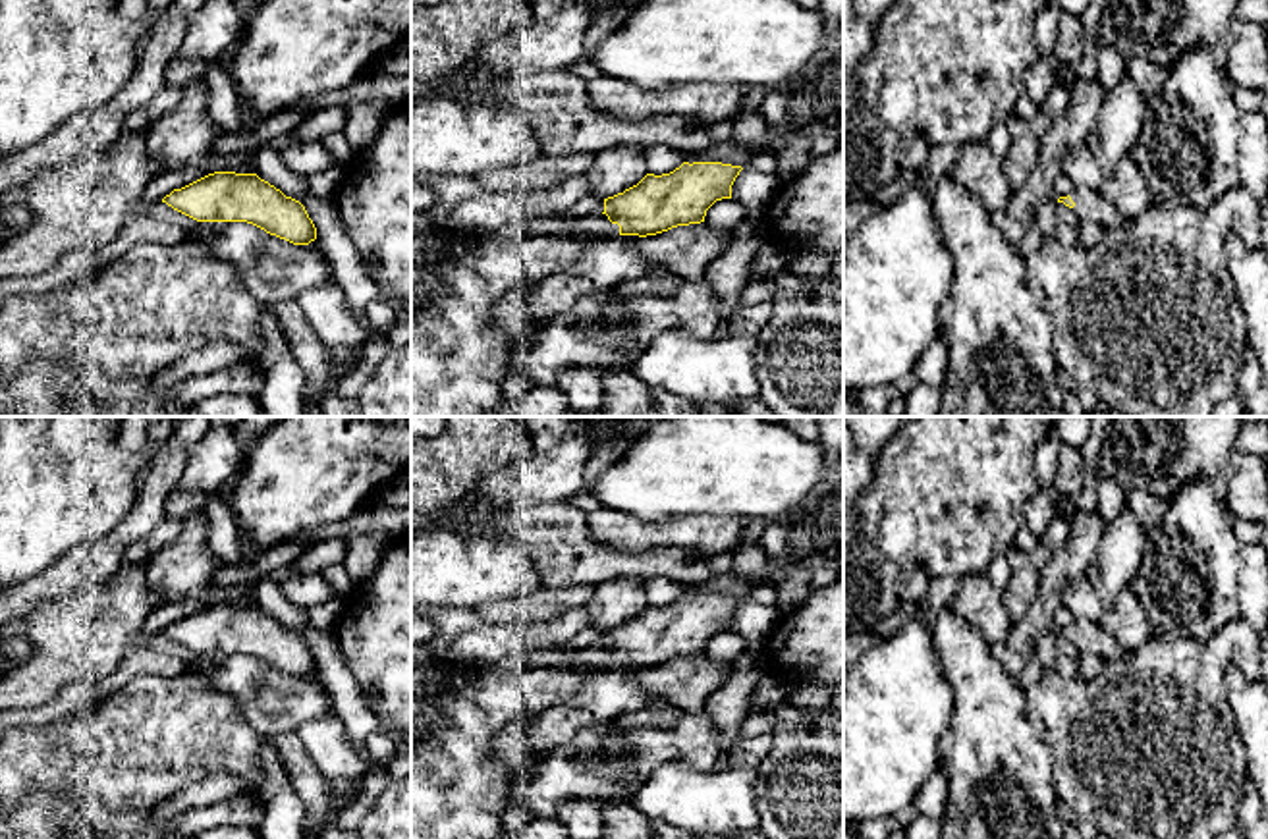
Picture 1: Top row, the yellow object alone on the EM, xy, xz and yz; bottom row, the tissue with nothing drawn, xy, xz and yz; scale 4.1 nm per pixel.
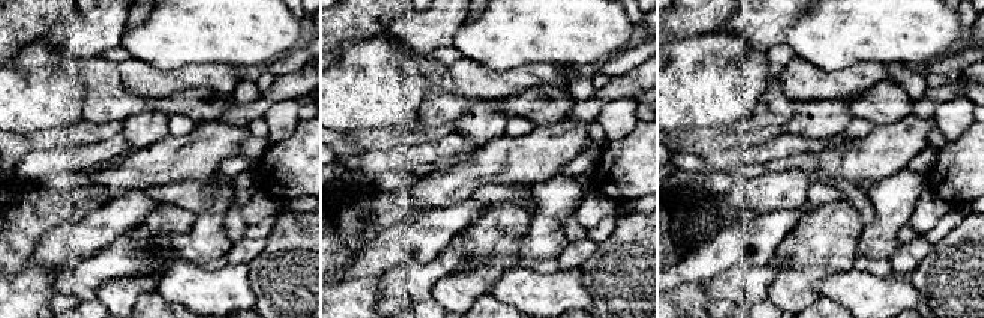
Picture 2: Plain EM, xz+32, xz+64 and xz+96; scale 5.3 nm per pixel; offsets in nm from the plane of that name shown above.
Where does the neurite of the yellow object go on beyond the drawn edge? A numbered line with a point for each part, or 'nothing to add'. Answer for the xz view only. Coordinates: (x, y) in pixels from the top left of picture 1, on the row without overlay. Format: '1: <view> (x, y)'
1: xz (595, 658)

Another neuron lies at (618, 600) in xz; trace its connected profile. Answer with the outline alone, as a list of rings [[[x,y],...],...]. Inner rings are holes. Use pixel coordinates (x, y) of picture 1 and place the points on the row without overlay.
[[[612,579],[594,584],[594,592],[585,609],[591,625],[608,631],[637,617],[647,606],[648,600],[641,579]]]

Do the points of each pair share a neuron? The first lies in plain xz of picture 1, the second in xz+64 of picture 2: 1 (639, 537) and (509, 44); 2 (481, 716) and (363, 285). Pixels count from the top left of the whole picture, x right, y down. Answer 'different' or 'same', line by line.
1: different
2: same

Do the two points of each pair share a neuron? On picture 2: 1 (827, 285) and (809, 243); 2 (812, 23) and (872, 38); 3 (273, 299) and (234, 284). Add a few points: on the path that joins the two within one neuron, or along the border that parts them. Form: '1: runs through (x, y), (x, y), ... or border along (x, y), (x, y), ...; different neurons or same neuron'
1: border along (852, 266), (822, 278), (815, 285), (816, 294); different neurons
2: runs through (827, 30), (857, 30); same neuron
3: border along (249, 263), (249, 288), (257, 302); different neurons

